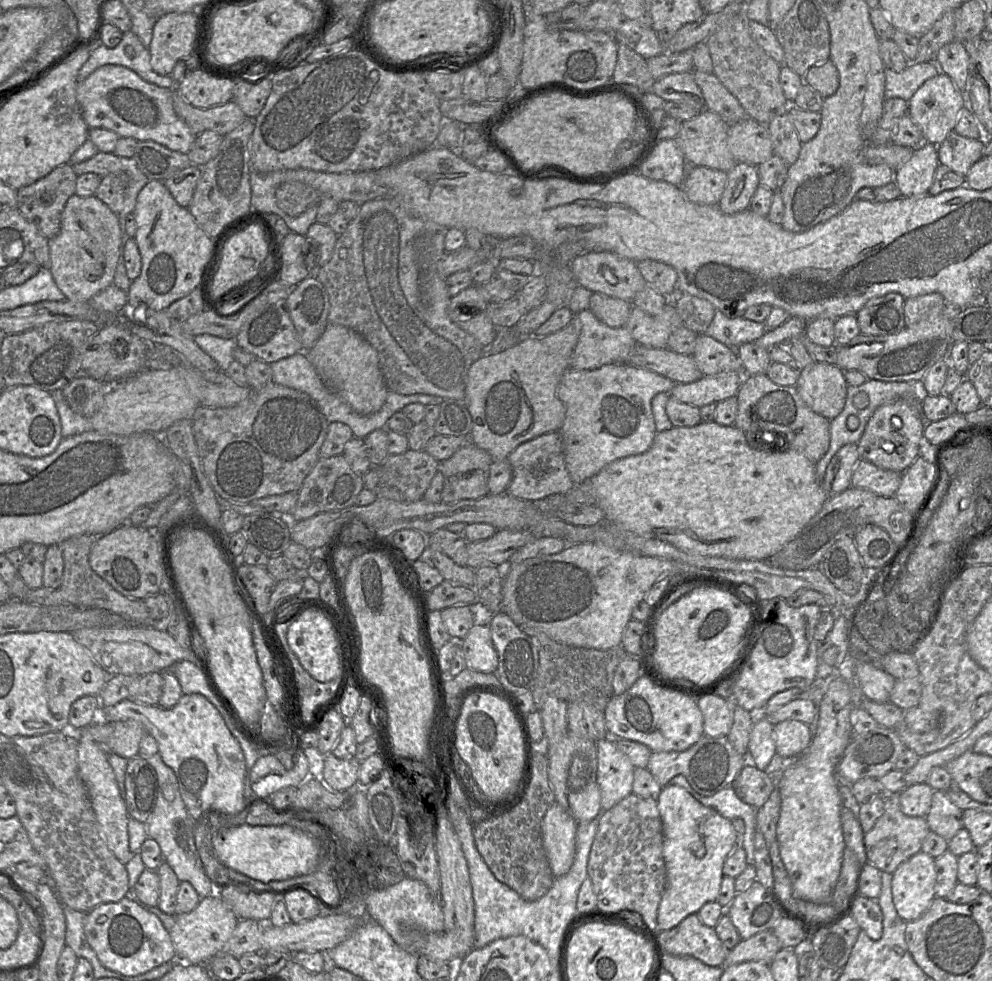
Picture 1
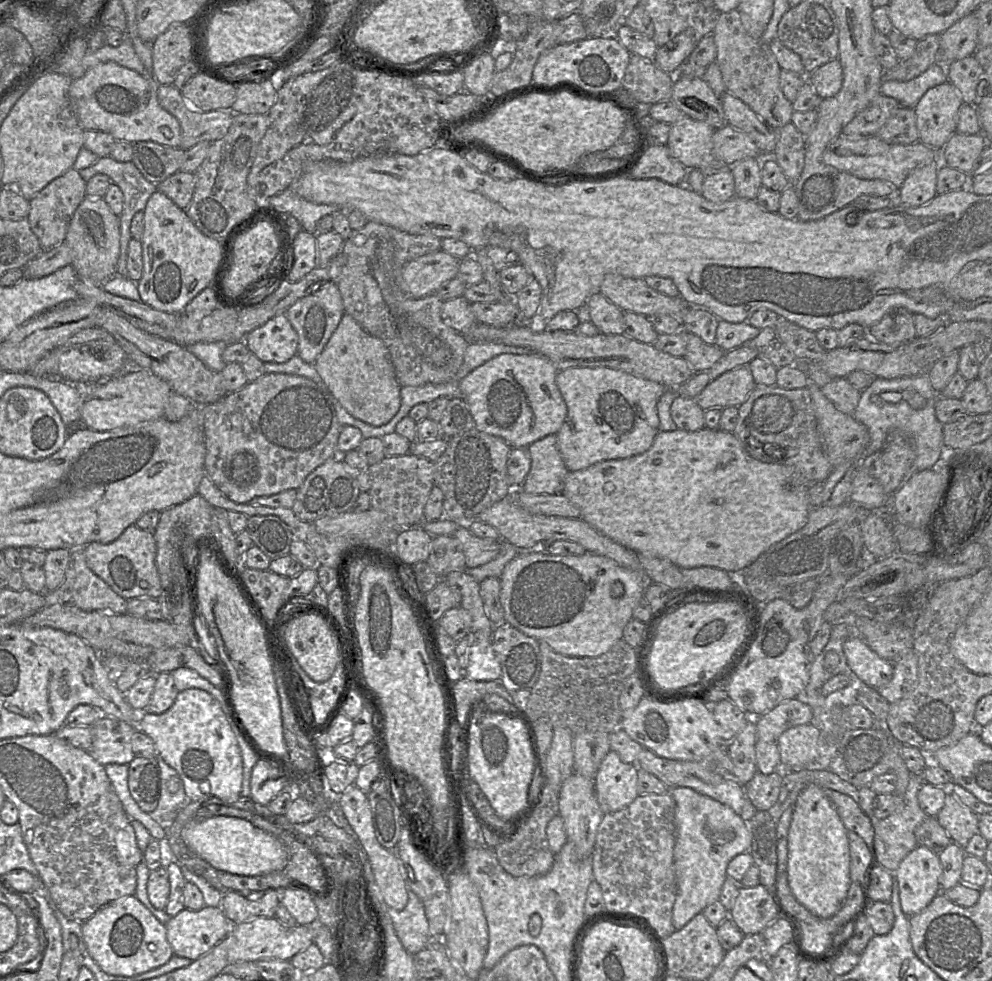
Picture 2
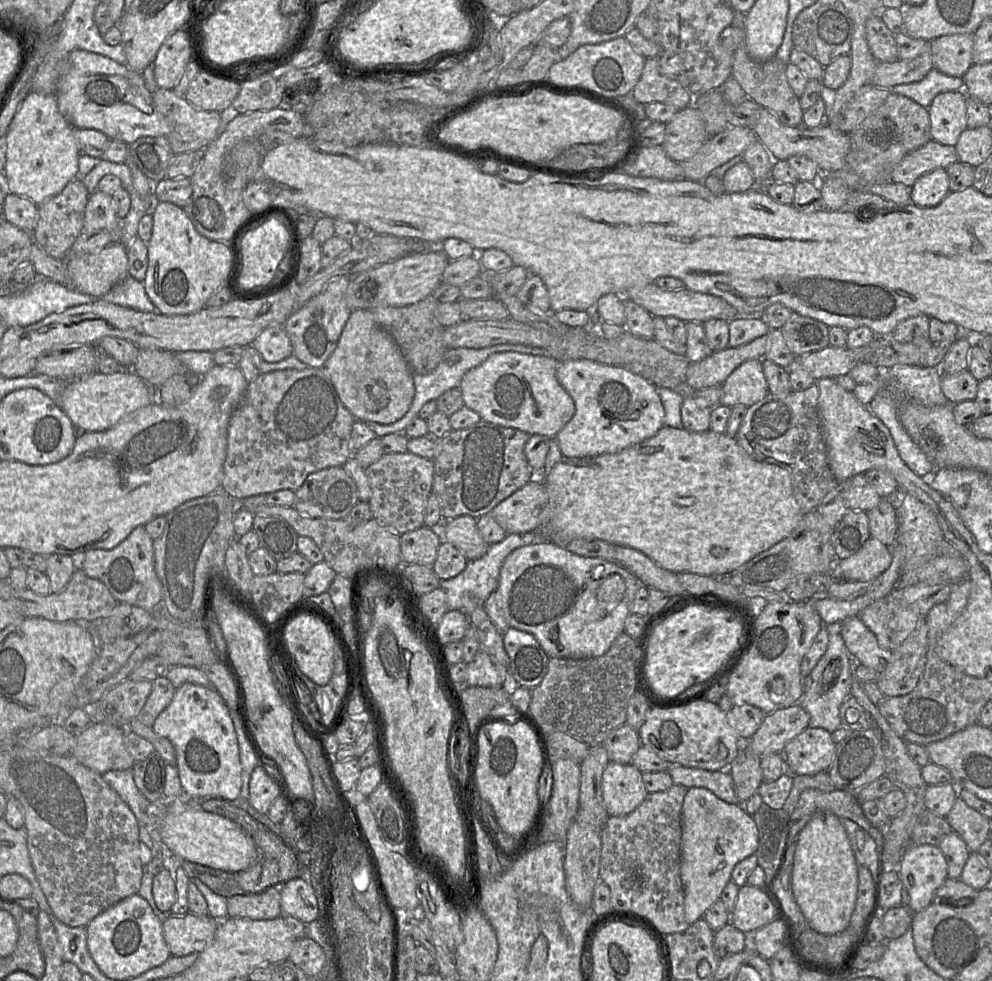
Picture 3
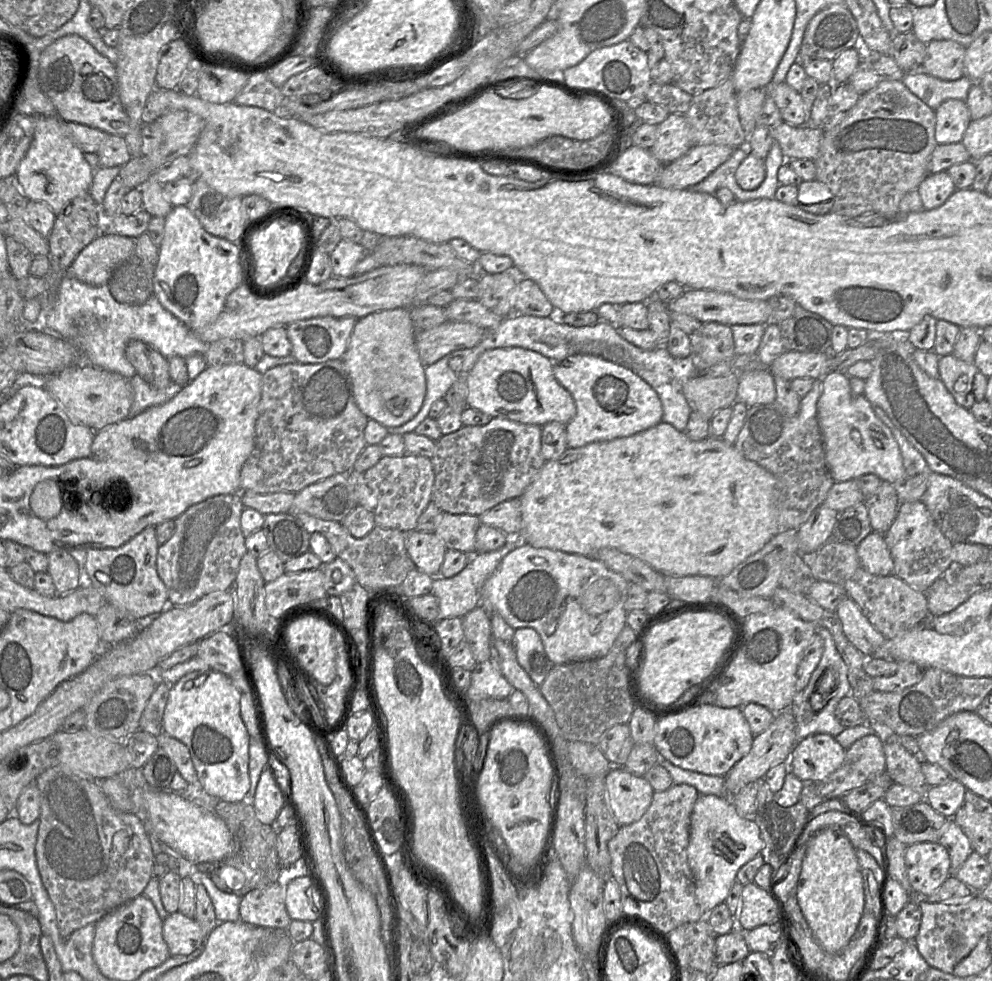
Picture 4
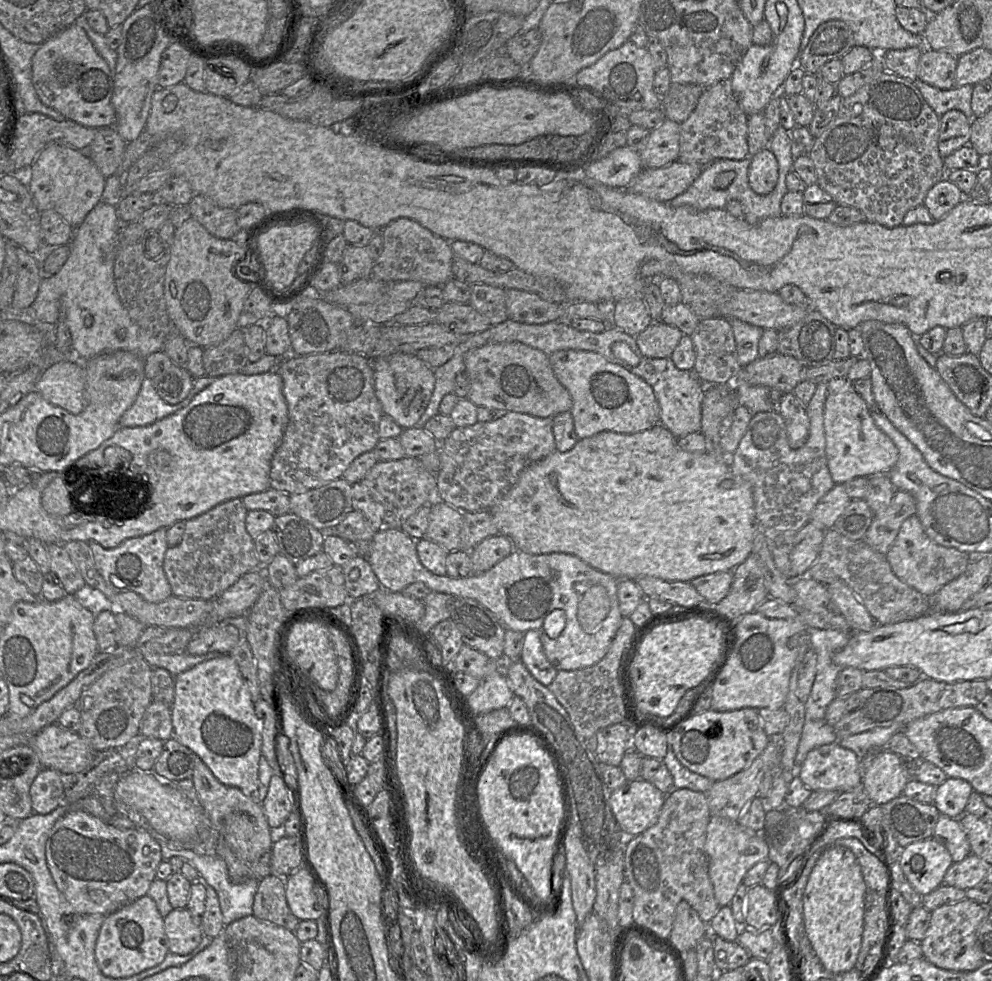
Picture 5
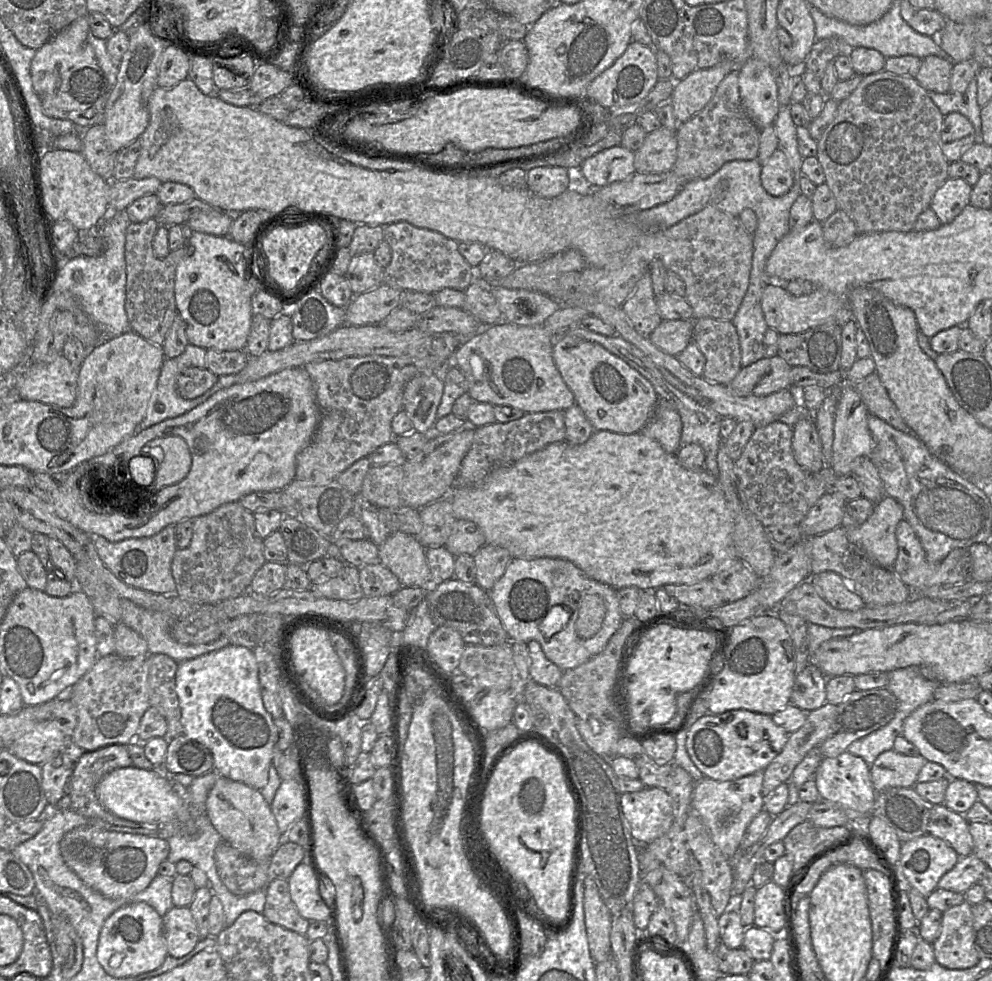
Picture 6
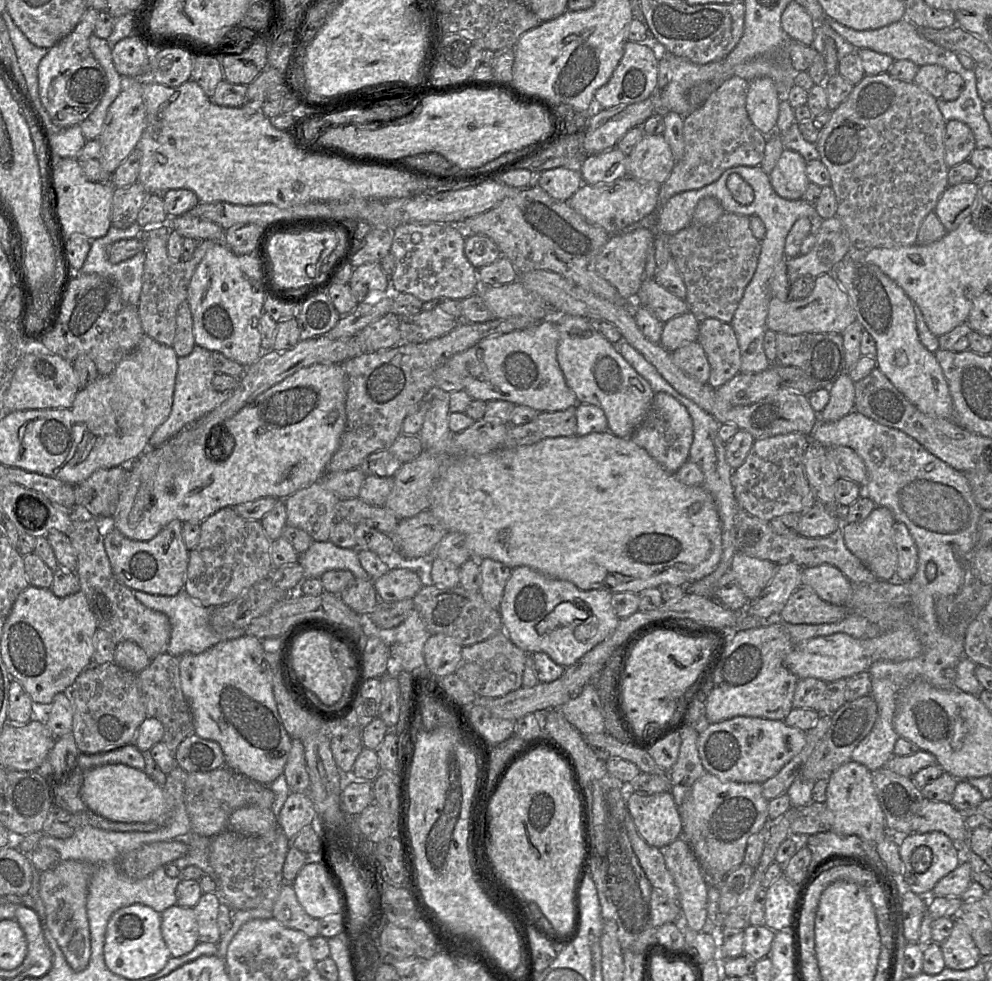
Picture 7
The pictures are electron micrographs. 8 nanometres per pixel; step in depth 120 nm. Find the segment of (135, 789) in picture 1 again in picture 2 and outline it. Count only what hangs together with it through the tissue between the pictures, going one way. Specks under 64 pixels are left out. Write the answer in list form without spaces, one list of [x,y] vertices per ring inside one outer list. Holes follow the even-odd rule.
[[[135,756],[128,764],[128,788],[142,811],[150,813],[160,797],[160,769],[155,757]]]

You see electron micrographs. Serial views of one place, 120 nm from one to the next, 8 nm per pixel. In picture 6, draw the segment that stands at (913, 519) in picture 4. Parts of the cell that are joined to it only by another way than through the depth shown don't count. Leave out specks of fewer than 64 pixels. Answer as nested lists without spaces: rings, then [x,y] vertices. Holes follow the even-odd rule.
[[[901,520],[896,528],[898,553],[892,567],[901,581],[912,590],[912,596],[919,590],[933,585],[963,583],[970,579],[971,559],[967,549],[955,548],[940,563],[927,560],[926,553],[914,530],[906,520]]]

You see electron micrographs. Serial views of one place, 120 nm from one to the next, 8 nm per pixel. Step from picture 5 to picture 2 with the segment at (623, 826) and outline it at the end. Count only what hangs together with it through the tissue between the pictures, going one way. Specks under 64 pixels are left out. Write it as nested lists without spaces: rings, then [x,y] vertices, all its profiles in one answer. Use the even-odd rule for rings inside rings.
[[[610,750],[603,759],[594,778],[596,796],[604,814],[624,809],[638,796],[638,767],[624,762],[619,754]]]

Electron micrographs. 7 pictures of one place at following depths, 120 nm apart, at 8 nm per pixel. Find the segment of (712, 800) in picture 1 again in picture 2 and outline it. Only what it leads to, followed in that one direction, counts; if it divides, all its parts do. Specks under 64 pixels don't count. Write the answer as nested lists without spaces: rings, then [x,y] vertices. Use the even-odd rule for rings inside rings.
[[[685,776],[678,782],[677,786],[692,788],[729,806],[739,815],[747,799],[743,785],[736,779],[726,779],[719,784],[711,785],[696,776]]]

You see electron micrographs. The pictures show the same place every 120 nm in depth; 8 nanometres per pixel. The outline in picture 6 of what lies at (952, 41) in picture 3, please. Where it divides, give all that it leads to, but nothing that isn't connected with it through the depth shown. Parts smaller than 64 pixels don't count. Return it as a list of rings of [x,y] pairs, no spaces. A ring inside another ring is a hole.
[[[930,55],[922,59],[915,80],[928,92],[950,91],[950,77],[954,62],[949,58]]]

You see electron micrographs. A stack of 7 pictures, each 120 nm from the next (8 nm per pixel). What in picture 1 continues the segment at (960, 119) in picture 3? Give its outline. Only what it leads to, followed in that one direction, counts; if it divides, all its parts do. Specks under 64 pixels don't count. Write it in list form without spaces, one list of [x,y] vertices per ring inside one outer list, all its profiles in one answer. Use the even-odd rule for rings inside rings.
[[[940,72],[925,81],[911,97],[908,102],[908,115],[920,128],[923,141],[939,145],[953,131],[963,107],[961,91],[947,74]]]

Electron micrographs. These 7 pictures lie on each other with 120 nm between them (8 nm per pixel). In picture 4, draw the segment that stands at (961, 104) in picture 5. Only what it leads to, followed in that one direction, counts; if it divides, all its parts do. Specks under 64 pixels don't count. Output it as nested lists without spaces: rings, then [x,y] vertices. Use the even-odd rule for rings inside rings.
[[[923,70],[906,73],[902,83],[920,100],[934,111],[948,99],[966,101],[968,92],[975,82],[961,77],[957,80],[946,81],[931,76]]]

